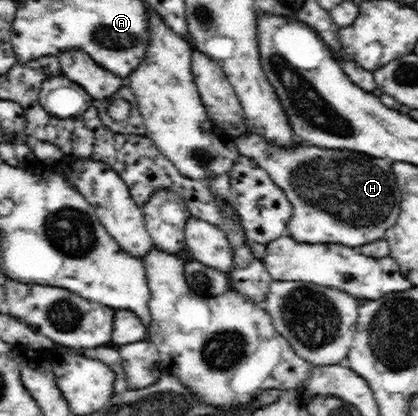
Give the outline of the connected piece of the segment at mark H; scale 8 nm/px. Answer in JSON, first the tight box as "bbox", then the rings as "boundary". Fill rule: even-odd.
{"bbox":[235,131,402,246],"boundary":[[[251,131],[246,136],[235,137],[235,145],[240,155],[253,159],[264,168],[273,183],[286,194],[293,208],[292,217],[286,224],[292,240],[307,244],[339,242],[345,246],[361,246],[379,240],[375,236],[385,236],[385,230],[391,228],[399,218],[402,196],[389,158],[373,158],[351,150],[323,150],[321,147],[304,143],[295,146],[277,145],[277,142],[269,141]]]}

